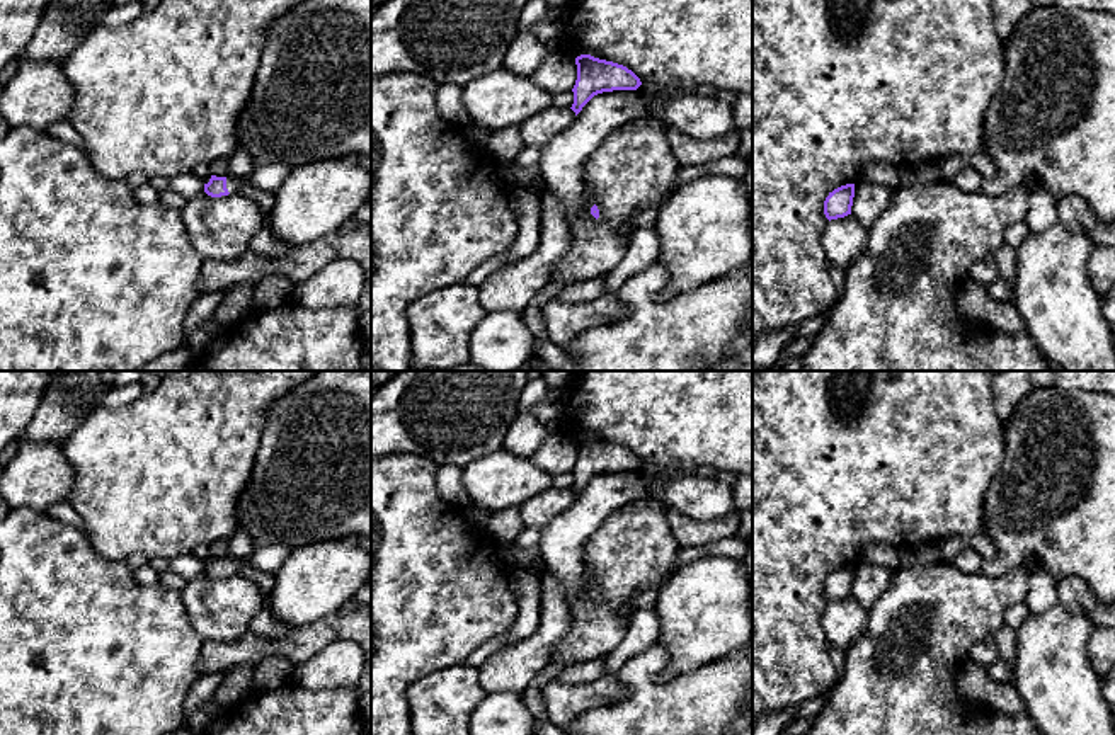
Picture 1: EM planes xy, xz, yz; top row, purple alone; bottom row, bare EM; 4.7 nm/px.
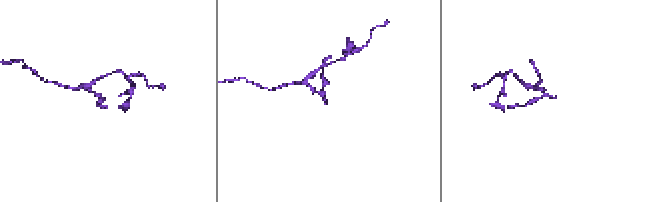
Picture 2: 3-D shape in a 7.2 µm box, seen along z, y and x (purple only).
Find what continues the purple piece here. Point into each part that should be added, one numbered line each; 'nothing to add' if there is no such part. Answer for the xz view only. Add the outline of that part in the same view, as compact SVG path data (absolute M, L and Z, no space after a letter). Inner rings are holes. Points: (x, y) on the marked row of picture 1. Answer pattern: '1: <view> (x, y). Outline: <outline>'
nothing to add

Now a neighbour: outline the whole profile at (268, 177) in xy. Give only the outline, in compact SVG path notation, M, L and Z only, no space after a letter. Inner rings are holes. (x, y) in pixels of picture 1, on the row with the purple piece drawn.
M269 163L257 167L249 177L254 187L262 191L277 192L277 189L283 185L286 177L289 175L291 168L284 163Z

